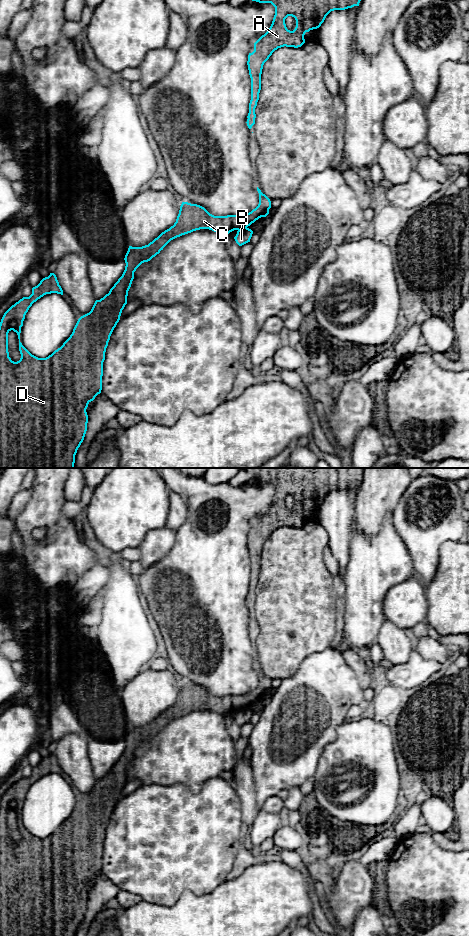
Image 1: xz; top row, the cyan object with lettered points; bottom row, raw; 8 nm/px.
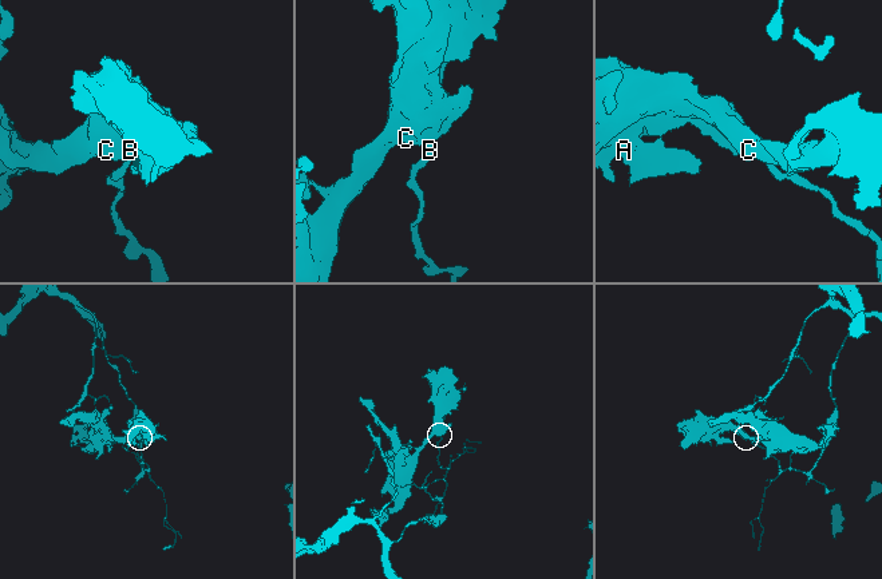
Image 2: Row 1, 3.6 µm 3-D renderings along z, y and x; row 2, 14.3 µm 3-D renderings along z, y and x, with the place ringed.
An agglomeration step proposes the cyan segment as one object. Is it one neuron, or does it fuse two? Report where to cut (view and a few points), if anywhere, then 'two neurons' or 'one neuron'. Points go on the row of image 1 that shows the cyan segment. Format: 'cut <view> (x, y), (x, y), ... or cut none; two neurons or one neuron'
cut xz (246, 227), (238, 230); two neurons

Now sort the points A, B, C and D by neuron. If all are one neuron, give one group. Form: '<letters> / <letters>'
A C D / B

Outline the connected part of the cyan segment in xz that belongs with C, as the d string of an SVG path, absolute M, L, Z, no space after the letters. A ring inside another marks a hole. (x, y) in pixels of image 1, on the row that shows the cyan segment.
M258 187L257 191L258 206L243 215L214 216L200 205L182 202L173 226L148 245L129 246L124 258L126 266L122 276L108 294L95 301L89 313L78 319L72 334L63 345L46 358L32 355L20 342L20 333L25 315L34 302L46 294L63 295L56 275L50 273L43 278L32 288L29 297L23 297L4 313L0 322L0 468L74 468L75 455L87 431L86 409L101 393L106 348L127 304L134 272L177 237L200 229L227 235L266 217L271 201ZM11 330L17 333L19 339L21 358L17 362L11 360L8 352L8 333Z

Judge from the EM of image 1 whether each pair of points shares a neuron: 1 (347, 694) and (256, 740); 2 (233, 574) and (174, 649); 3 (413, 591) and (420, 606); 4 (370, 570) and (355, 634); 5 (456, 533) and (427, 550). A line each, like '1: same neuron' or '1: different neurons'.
1: same neuron
2: same neuron
3: same neuron
4: same neuron
5: same neuron

